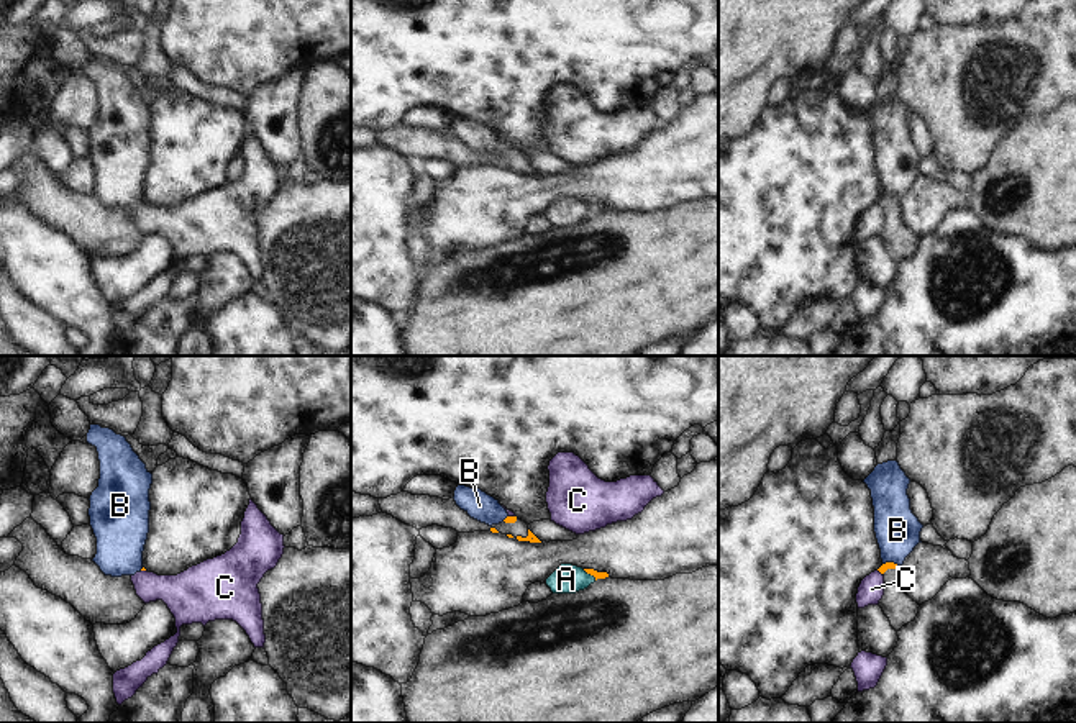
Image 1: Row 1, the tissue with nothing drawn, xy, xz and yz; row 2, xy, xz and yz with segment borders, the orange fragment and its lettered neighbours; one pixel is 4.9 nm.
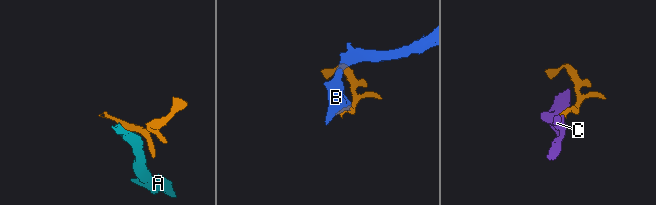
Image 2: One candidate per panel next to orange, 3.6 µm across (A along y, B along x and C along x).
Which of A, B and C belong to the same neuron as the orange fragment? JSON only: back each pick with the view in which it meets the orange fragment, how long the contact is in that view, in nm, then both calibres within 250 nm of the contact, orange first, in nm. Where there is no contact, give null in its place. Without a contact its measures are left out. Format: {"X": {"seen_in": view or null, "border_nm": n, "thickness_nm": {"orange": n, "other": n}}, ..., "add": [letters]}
{"add": []}

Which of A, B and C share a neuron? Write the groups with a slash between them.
A B / C

